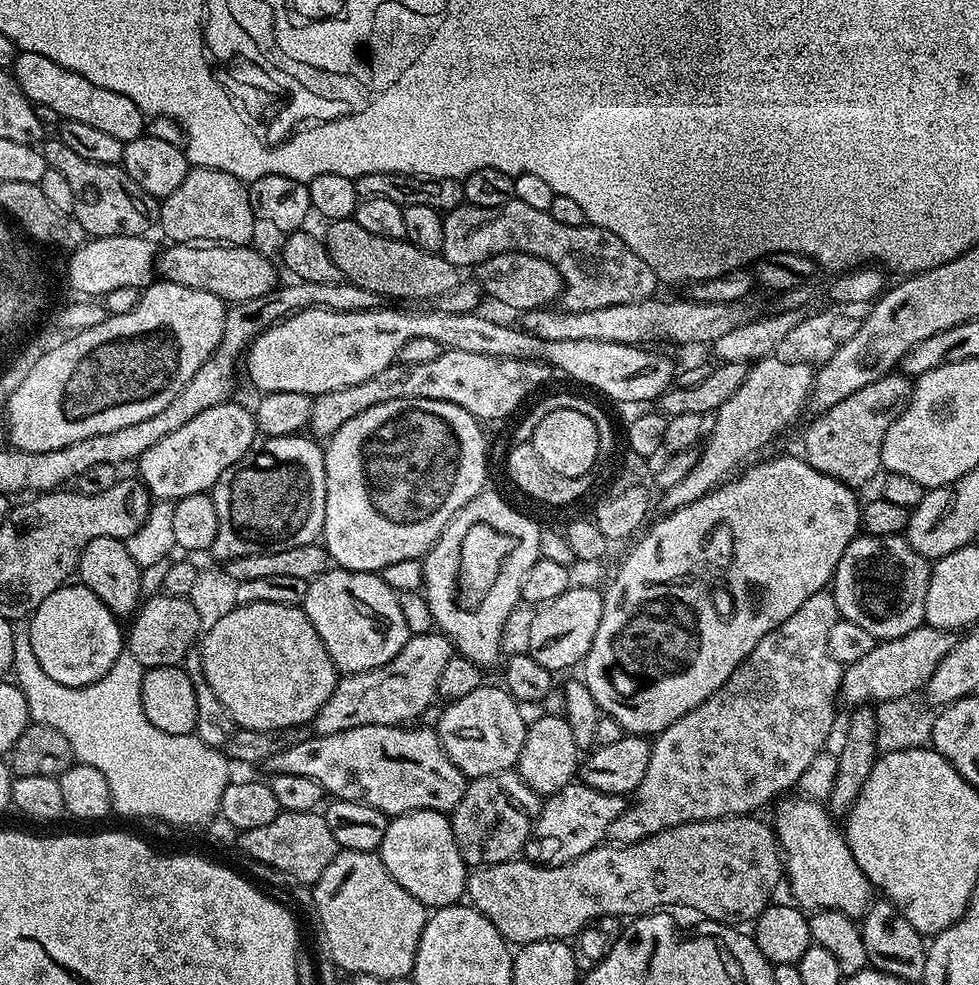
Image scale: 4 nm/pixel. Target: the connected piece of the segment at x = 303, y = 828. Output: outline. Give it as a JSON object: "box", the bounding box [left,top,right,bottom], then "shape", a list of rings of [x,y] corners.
{"box":[238,811,338,885],"shape":[[[280,811],[274,822],[266,822],[266,826],[254,826],[254,830],[240,832],[238,845],[252,860],[265,864],[268,868],[277,868],[288,876],[293,876],[300,884],[315,885],[316,879],[330,866],[335,858],[338,845],[334,834],[330,834],[330,826],[326,826],[323,815],[314,812]]]}

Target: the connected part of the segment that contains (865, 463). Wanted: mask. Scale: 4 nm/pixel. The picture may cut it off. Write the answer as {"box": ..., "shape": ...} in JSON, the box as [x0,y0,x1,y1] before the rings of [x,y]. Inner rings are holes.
{"box":[803,374,913,490],"shape":[[[889,374],[878,378],[878,382],[870,382],[870,386],[862,386],[862,390],[854,390],[850,398],[842,398],[838,406],[819,413],[816,421],[804,432],[803,459],[808,461],[814,470],[848,485],[853,490],[860,490],[863,484],[868,484],[879,472],[882,472],[882,442],[886,438],[886,430],[904,413],[908,406],[908,398],[912,395],[913,381],[903,374]]]}

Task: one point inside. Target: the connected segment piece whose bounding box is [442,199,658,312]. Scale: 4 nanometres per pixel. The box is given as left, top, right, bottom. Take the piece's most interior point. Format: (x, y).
(597, 269)

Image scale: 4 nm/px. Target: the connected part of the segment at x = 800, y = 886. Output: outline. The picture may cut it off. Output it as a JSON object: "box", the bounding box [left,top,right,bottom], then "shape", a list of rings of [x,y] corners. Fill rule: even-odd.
{"box":[774,794,874,918],"shape":[[[803,794],[792,795],[775,805],[774,823],[782,864],[786,869],[786,888],[788,884],[792,891],[791,899],[801,909],[813,913],[840,911],[853,918],[863,917],[874,902],[874,889],[866,874],[858,870],[858,862],[854,862],[854,854],[850,854],[841,825],[836,825],[839,823],[821,801],[809,800]]]}

